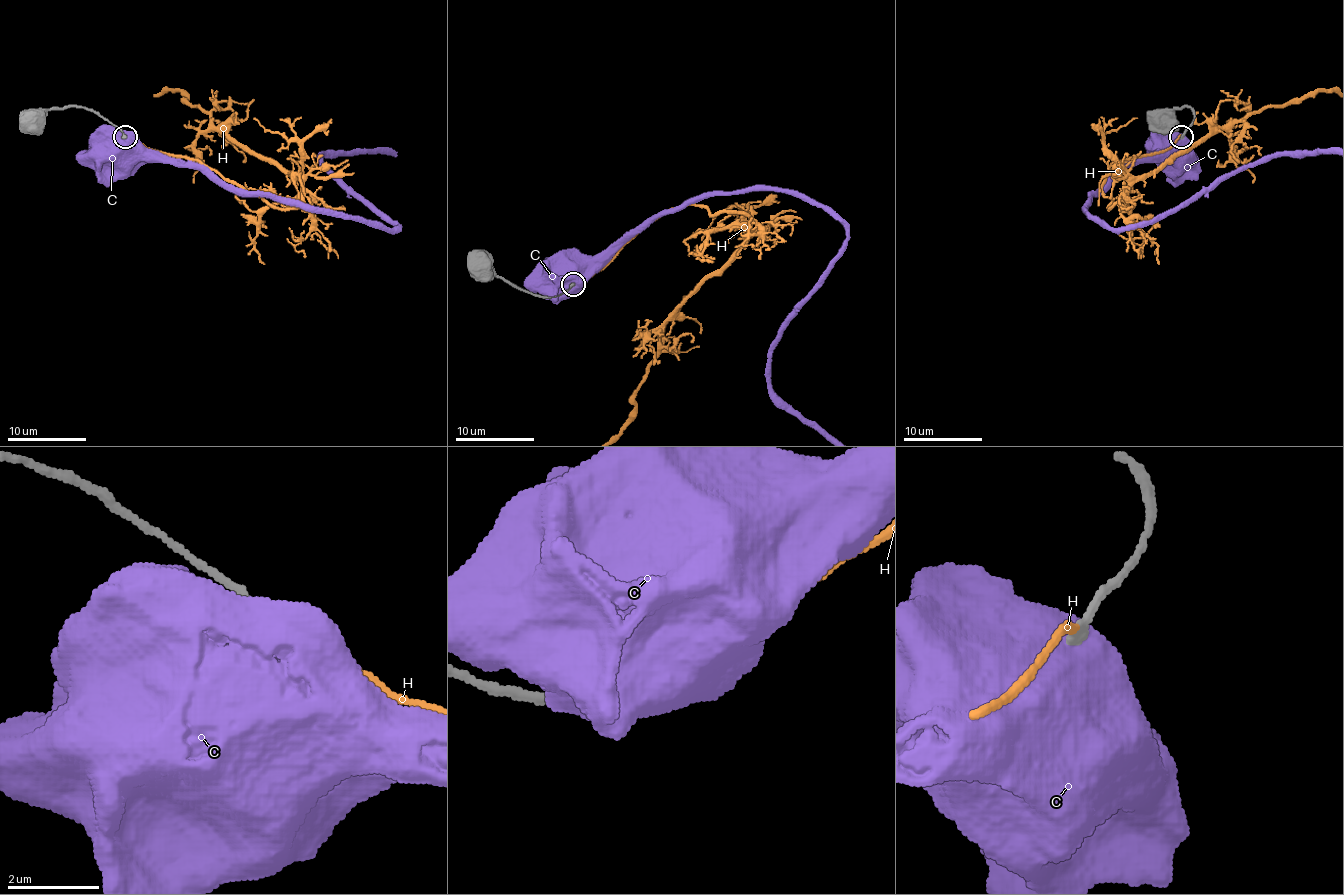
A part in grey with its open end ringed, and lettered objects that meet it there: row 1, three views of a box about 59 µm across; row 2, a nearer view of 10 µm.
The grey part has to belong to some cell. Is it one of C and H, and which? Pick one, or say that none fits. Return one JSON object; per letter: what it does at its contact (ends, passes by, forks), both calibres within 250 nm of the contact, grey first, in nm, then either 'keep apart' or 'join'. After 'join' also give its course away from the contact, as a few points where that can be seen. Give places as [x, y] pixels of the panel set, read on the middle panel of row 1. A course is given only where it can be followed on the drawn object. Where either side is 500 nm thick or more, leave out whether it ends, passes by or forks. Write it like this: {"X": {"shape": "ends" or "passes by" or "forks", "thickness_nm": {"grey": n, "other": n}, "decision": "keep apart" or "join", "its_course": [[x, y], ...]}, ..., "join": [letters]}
{"C": {"thickness_nm": {"grey": 240, "other": 1200}, "decision": "keep apart"}, "H": {"shape": "ends", "thickness_nm": {"grey": 240, "other": 160}, "decision": "join"}, "join": ["H"]}

